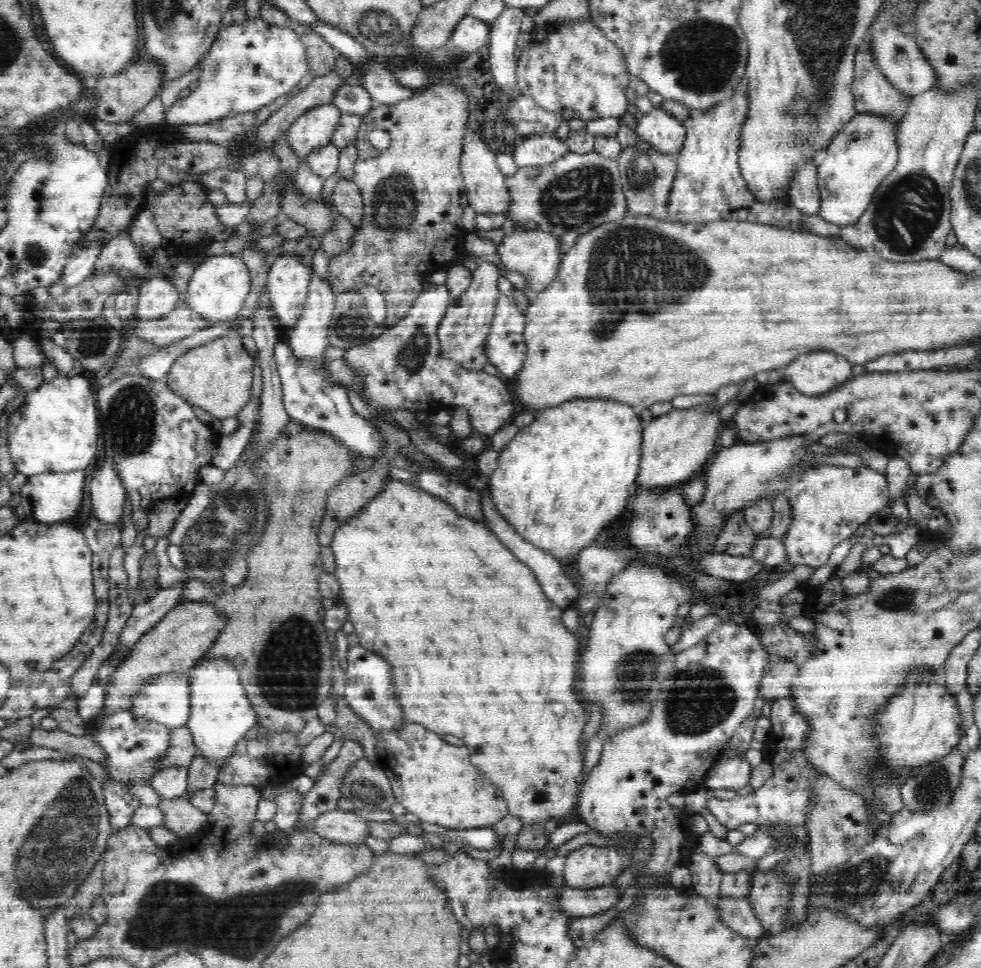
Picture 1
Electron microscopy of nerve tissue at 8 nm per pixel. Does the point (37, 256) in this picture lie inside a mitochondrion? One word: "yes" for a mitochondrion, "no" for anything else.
yes

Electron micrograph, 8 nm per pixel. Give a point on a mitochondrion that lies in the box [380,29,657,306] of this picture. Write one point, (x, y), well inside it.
(578, 197)

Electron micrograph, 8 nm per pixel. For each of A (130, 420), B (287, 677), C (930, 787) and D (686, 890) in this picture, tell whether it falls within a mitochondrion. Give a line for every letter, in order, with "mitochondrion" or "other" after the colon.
A: mitochondrion
B: mitochondrion
C: mitochondrion
D: other

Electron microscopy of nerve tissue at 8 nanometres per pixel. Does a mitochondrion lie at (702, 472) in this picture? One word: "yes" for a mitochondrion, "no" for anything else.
no

